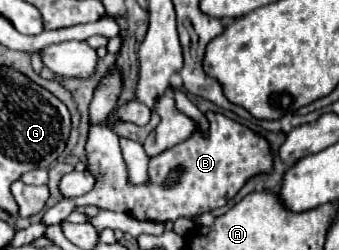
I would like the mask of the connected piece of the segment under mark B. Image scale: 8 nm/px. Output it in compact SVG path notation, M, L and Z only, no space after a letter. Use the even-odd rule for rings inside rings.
M206 112L204 116L208 118L206 134L200 130L196 122L196 130L192 132L190 138L164 150L162 154L150 160L150 184L146 186L132 186L128 182L128 170L126 164L120 162L120 148L116 144L116 134L102 124L90 126L86 140L86 164L88 164L86 170L96 178L94 188L80 198L62 198L58 204L54 204L44 212L40 222L46 226L58 224L60 220L68 218L72 210L88 204L112 212L124 212L136 220L152 220L152 222L174 222L180 216L194 218L198 214L226 206L226 202L238 194L238 190L246 184L250 176L272 170L272 152L262 136L226 118L224 114ZM176 166L184 166L184 174L180 182L172 188L164 188L162 186L164 178Z

